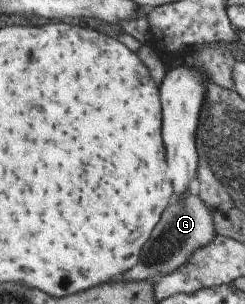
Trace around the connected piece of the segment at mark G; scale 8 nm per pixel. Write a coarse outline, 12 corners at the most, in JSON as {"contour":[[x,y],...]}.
{"contour":[[199,195],[172,197],[121,281],[177,271],[215,236]]}

